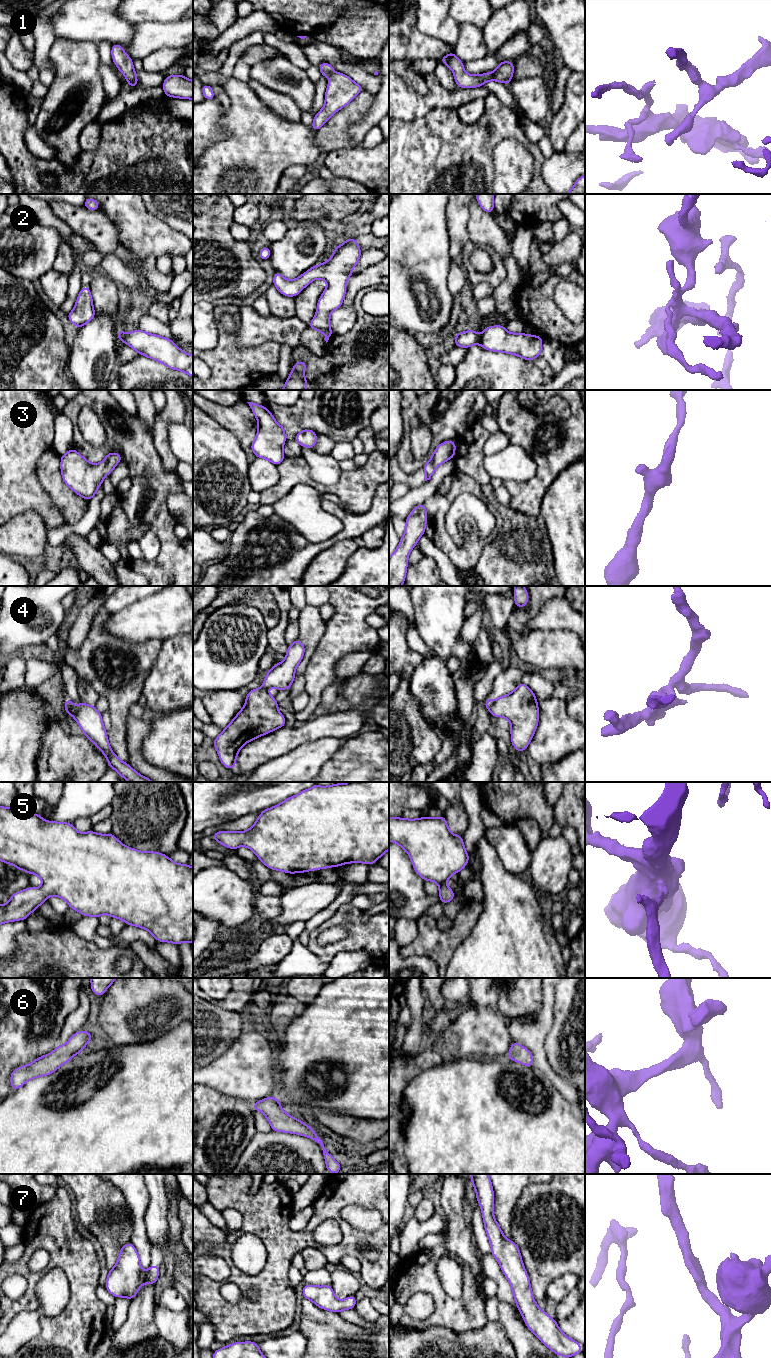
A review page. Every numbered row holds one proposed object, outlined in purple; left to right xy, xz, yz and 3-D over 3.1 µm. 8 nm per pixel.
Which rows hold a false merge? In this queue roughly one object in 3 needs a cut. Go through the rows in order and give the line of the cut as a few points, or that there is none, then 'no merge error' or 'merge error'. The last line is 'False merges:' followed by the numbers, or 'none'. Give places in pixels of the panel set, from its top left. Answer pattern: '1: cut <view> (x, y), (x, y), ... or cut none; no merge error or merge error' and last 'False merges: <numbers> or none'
1: cut none; no merge error
2: cut none; no merge error
3: cut none; no merge error
4: cut yz (493, 701), (489, 709); merge error
5: cut none; no merge error
6: cut none; no merge error
7: cut none; no merge error
False merges: 4

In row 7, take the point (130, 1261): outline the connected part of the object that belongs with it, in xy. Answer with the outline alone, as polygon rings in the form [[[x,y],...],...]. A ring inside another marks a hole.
[[[129,1242],[122,1246],[116,1265],[108,1271],[105,1288],[115,1298],[126,1297],[131,1301],[142,1285],[156,1284],[159,1270],[160,1266],[150,1265],[143,1273],[139,1254]]]

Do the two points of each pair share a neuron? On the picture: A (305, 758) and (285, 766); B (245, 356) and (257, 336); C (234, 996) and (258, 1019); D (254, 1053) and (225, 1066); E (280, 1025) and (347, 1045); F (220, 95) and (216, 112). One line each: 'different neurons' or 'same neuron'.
A: same neuron
B: different neurons
C: same neuron
D: same neuron
E: different neurons
F: different neurons

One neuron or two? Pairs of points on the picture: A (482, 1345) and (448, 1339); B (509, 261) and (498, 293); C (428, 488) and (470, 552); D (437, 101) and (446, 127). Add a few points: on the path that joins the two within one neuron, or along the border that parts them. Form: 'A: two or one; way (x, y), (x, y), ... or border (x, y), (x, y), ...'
A: one; way (474, 1345), (456, 1345)
B: one; way (510, 269), (510, 281), (506, 285)
C: two; border (434, 493), (423, 502)
D: two; border (455, 109), (432, 109), (423, 116), (417, 117)

